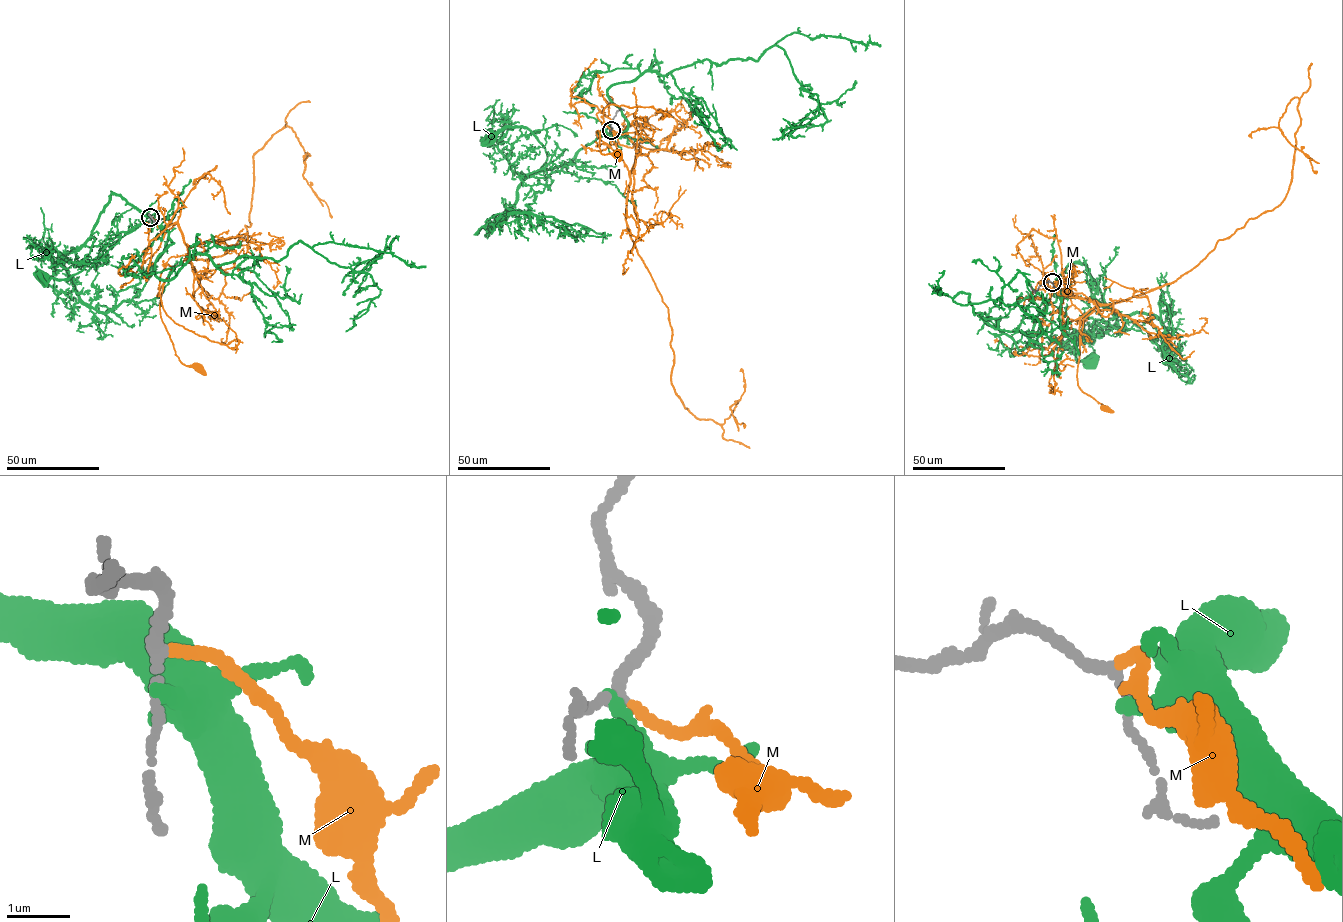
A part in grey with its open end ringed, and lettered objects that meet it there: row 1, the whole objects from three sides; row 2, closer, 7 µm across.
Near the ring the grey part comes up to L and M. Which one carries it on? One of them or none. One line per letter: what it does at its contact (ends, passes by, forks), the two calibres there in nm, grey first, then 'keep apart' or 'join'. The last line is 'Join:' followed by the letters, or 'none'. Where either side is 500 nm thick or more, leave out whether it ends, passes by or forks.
L: it ends; calibres 130 and 320 nm; keep apart
M: it ends; calibres 140 and 160 nm; join
Join: M

